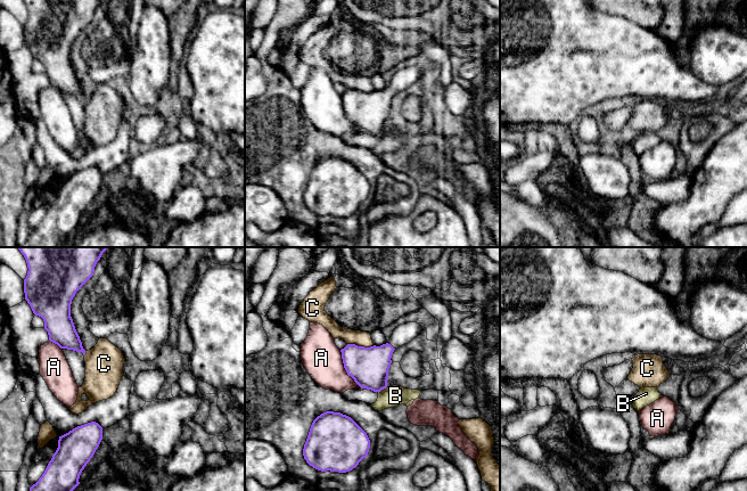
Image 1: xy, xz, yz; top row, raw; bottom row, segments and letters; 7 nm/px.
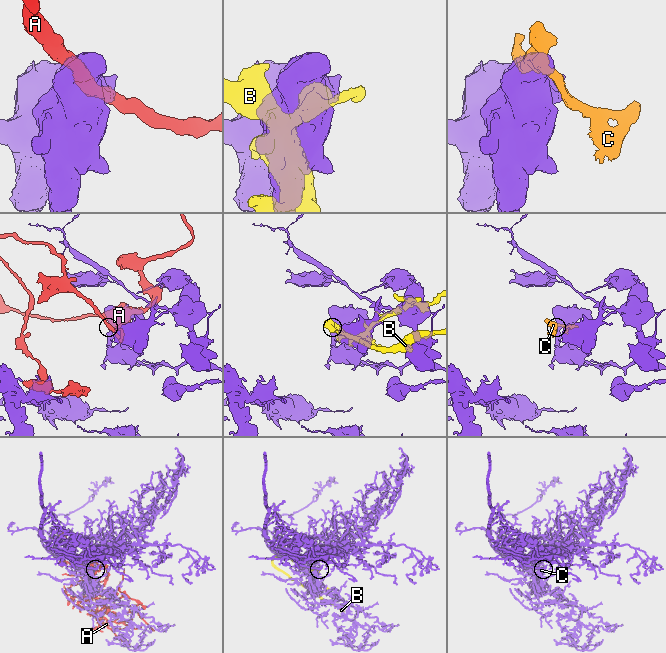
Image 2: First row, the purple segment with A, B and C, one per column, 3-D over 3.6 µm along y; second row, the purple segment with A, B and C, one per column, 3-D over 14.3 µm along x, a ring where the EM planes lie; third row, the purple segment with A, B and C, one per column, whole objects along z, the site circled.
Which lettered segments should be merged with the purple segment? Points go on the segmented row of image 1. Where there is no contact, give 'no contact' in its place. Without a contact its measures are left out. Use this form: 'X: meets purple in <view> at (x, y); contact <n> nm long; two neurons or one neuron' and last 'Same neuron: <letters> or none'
A: meets purple in xz at (345, 369); contact 320 nm long; two neurons
B: meets purple in xz at (382, 389); contact 80 nm long; two neurons
C: meets purple in xz at (361, 346); contact 190 nm long; two neurons
Same neuron: none

